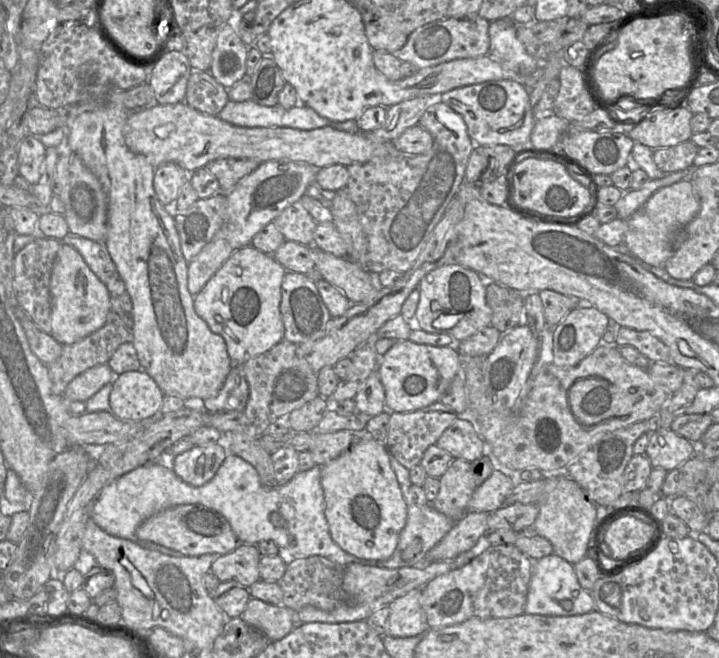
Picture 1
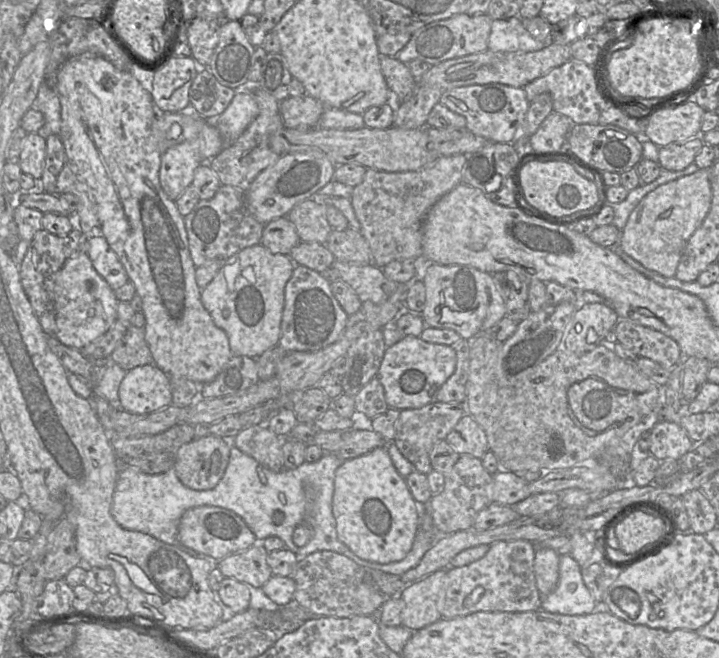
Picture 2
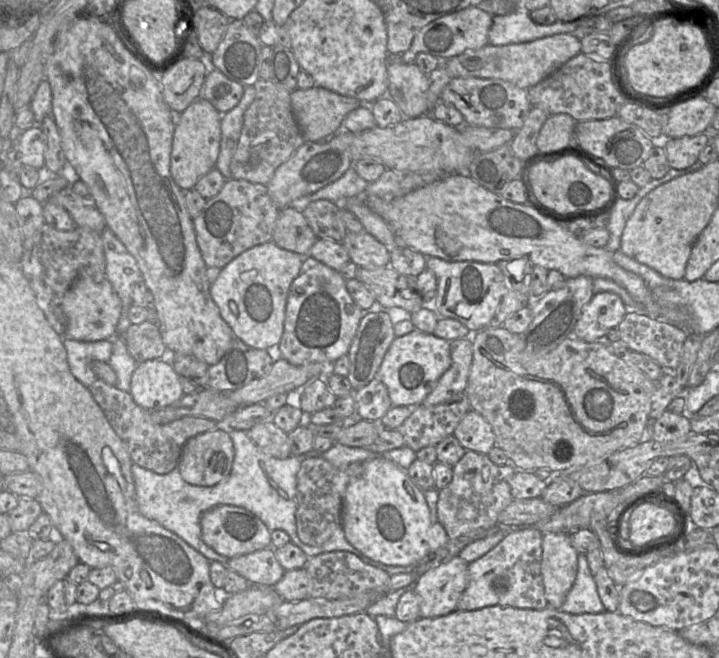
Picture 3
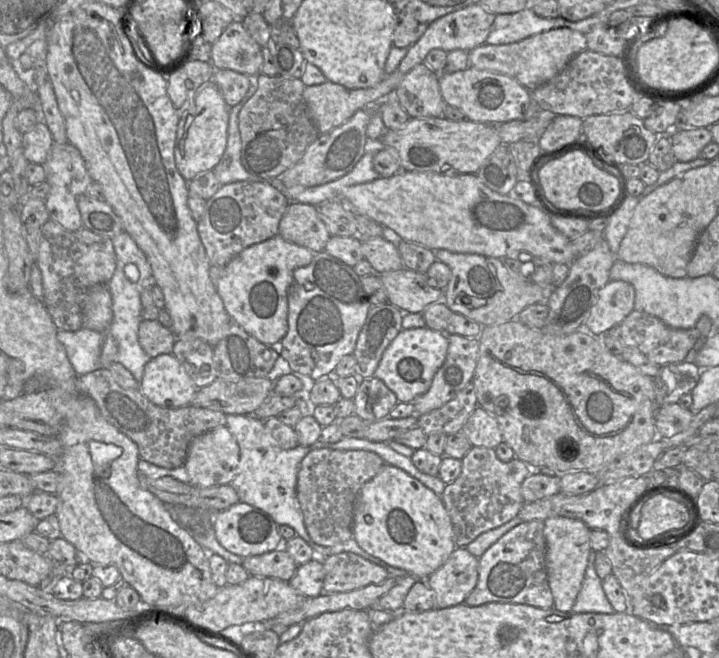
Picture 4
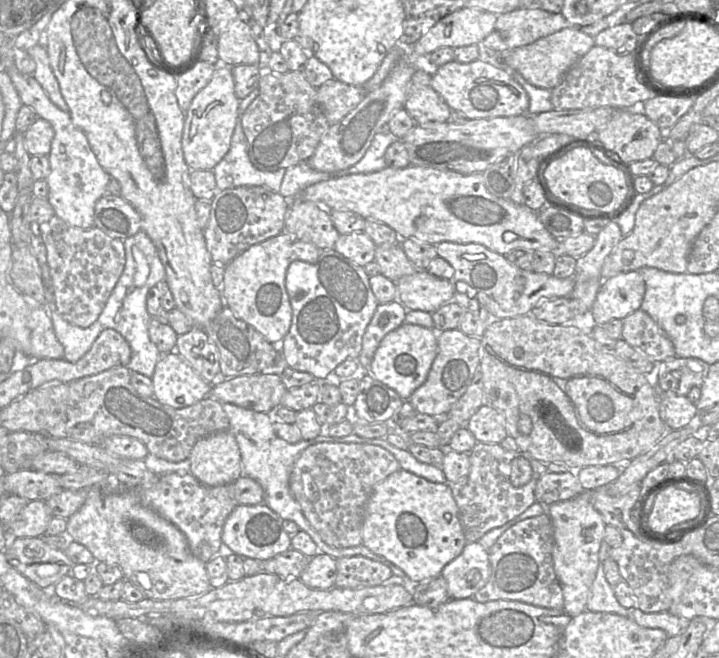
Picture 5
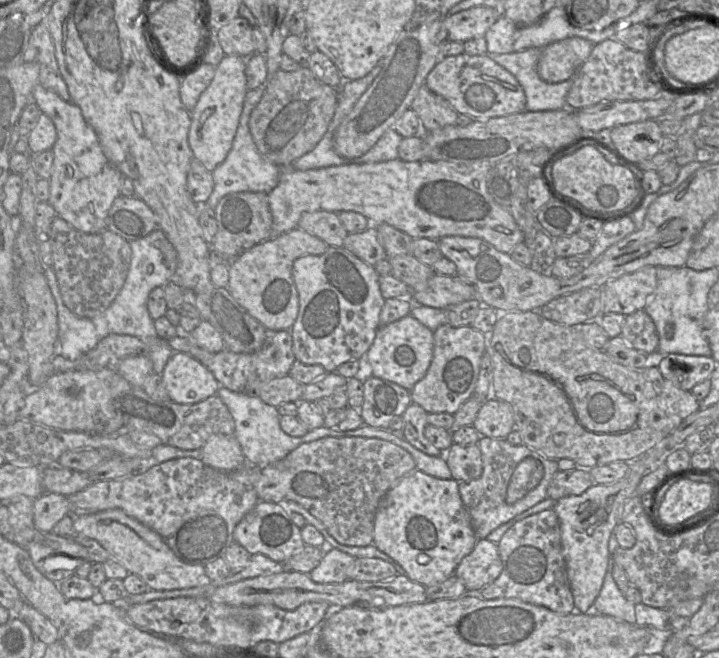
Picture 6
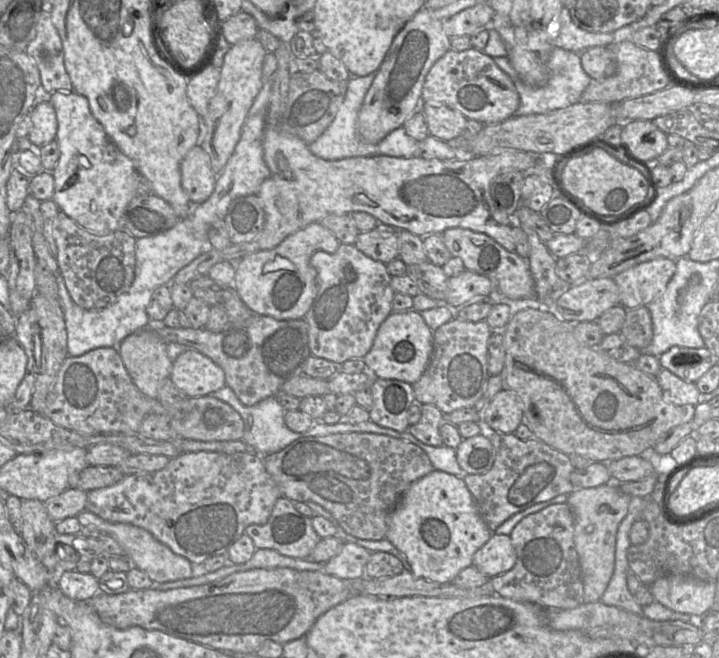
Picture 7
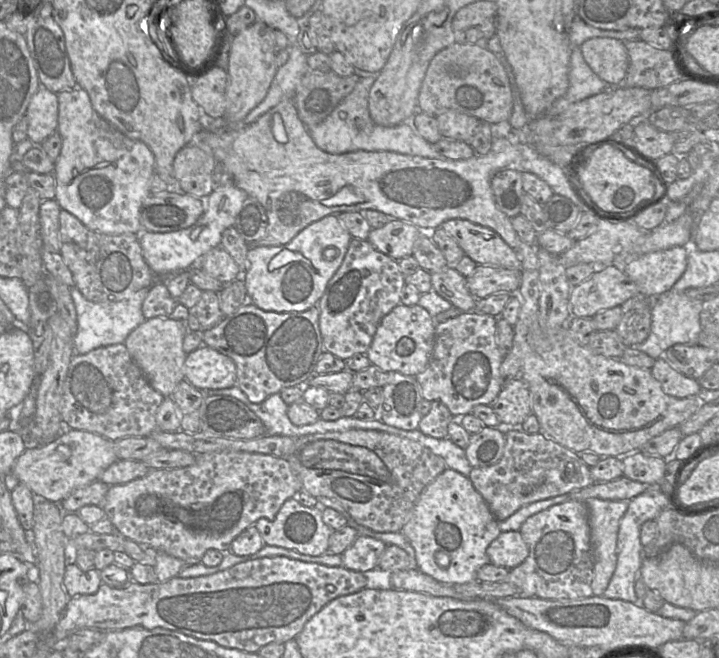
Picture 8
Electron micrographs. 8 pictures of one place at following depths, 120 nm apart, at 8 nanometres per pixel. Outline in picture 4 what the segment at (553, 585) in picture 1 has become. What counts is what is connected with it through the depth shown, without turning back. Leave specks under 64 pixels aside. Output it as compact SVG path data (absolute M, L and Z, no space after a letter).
M591 551L581 589L571 610L573 613L616 612L605 595L602 580L595 571L595 557L596 552Z

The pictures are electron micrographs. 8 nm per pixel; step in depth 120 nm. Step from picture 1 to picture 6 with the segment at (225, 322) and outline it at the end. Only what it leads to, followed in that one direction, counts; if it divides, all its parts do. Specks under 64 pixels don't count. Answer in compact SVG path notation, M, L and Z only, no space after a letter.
M295 227L242 252L229 264L227 288L234 299L265 329L290 330L299 311L298 291L293 279L293 262L304 255L321 255L328 245L320 238Z

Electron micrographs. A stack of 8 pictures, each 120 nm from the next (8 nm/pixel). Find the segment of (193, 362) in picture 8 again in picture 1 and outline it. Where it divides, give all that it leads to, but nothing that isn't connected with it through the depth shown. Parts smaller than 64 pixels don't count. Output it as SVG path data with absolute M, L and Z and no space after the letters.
M144 370L127 371L112 381L109 410L121 420L154 419L160 414L164 393Z

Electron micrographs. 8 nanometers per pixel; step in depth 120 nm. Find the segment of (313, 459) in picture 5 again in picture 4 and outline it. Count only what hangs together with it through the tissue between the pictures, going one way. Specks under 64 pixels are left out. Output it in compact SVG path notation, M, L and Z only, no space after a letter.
M367 450L310 451L301 461L297 476L296 496L310 538L321 546L334 546L353 538L356 500L362 486L375 477L384 460Z

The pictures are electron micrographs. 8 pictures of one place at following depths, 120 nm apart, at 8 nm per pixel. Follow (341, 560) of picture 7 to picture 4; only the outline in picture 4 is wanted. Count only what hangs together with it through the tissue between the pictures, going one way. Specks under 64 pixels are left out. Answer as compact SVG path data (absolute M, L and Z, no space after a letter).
M314 557L297 567L294 576L289 580L289 584L301 595L313 598L323 593L324 578L323 559Z

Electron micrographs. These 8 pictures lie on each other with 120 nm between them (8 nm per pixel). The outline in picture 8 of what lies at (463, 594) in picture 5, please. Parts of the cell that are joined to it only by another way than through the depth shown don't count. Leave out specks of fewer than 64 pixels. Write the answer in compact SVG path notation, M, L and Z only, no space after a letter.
M501 531L487 548L490 563L507 569L513 569L522 564L528 554L529 548L520 531Z

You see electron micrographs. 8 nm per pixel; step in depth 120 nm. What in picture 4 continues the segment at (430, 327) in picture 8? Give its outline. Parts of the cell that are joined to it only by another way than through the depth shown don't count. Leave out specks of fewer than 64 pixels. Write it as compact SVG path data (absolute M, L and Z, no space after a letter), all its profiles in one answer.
M428 327L402 329L385 349L374 377L380 379L396 395L400 403L413 403L413 400L426 393L433 377L445 362L448 351L448 336L446 333L434 331Z

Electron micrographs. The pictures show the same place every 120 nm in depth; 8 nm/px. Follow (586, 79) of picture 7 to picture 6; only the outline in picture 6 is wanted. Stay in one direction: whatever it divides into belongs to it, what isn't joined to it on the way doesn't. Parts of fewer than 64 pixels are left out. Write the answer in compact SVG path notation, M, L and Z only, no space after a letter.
M532 47L518 52L487 55L518 80L526 96L526 111L567 108L566 96L571 88L572 78L558 83L542 80L537 73L541 49Z

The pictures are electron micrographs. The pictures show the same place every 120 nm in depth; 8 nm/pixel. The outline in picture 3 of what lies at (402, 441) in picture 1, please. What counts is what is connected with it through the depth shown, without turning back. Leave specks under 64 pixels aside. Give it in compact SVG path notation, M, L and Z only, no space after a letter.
M462 392L438 405L425 407L420 404L413 407L410 416L398 430L403 435L405 446L418 452L424 447L436 447L446 437L453 435L470 410L469 399Z

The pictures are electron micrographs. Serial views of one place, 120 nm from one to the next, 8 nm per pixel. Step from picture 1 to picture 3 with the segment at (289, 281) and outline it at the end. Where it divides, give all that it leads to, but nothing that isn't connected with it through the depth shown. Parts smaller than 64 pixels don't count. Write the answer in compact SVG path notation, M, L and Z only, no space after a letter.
M305 256L300 272L292 281L288 292L284 330L278 343L282 358L293 365L313 362L333 364L341 356L347 355L364 313L365 311L354 302L349 294L346 279L339 271L311 256Z

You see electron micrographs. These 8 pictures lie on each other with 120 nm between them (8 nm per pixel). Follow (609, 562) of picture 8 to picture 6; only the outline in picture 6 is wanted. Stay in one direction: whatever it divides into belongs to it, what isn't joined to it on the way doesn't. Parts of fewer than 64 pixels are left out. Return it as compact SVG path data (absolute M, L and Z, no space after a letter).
M664 438L634 462L626 461L629 471L622 479L612 484L594 484L580 495L566 496L556 501L553 510L560 523L562 553L576 612L588 613L593 610L608 569L609 539L615 526L621 522L624 506L636 494L643 476L652 472L652 464L669 452L666 451Z

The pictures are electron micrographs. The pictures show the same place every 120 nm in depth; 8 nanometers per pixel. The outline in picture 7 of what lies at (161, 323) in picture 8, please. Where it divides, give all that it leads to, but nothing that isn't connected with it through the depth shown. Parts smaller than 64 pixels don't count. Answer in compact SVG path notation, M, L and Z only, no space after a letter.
M145 327L128 335L118 350L137 388L147 397L157 399L159 387L169 379L173 364L167 354L167 343L155 329Z

